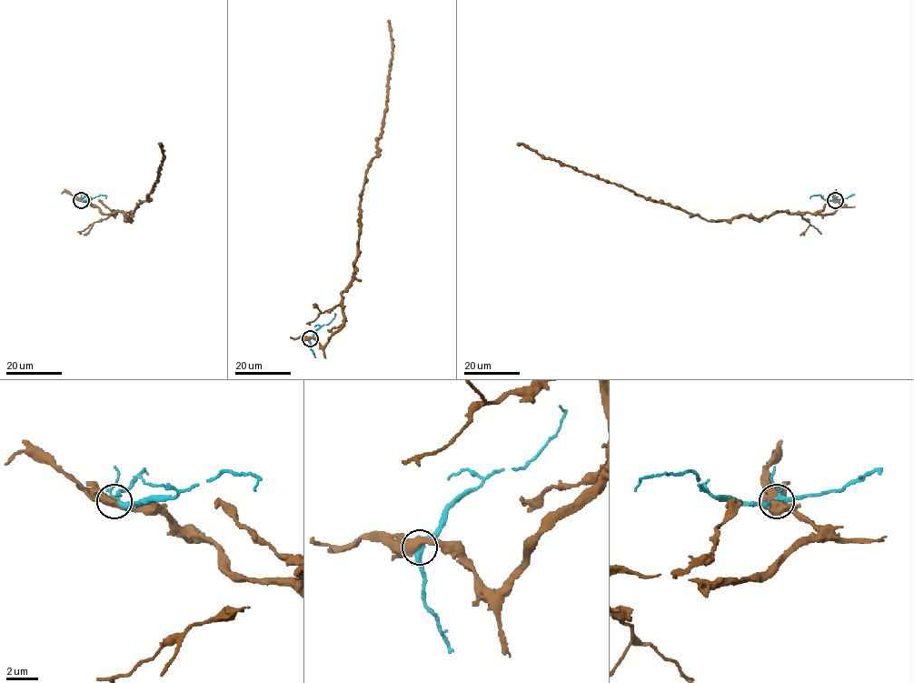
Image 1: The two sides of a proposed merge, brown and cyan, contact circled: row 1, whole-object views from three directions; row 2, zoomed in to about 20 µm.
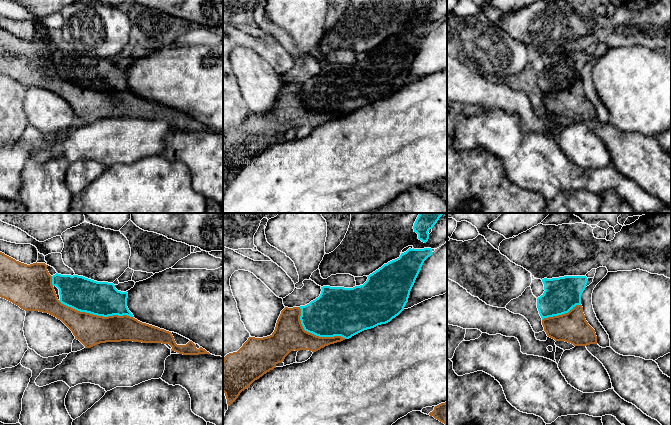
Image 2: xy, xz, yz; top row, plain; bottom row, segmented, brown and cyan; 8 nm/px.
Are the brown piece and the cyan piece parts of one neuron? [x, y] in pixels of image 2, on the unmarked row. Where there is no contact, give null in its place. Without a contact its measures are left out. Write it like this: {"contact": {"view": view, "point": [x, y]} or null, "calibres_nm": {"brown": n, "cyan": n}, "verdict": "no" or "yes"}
{"contact": {"view": "xy", "point": [96, 91]}, "calibres_nm": {"brown": 240, "cyan": 280}, "verdict": "no"}

